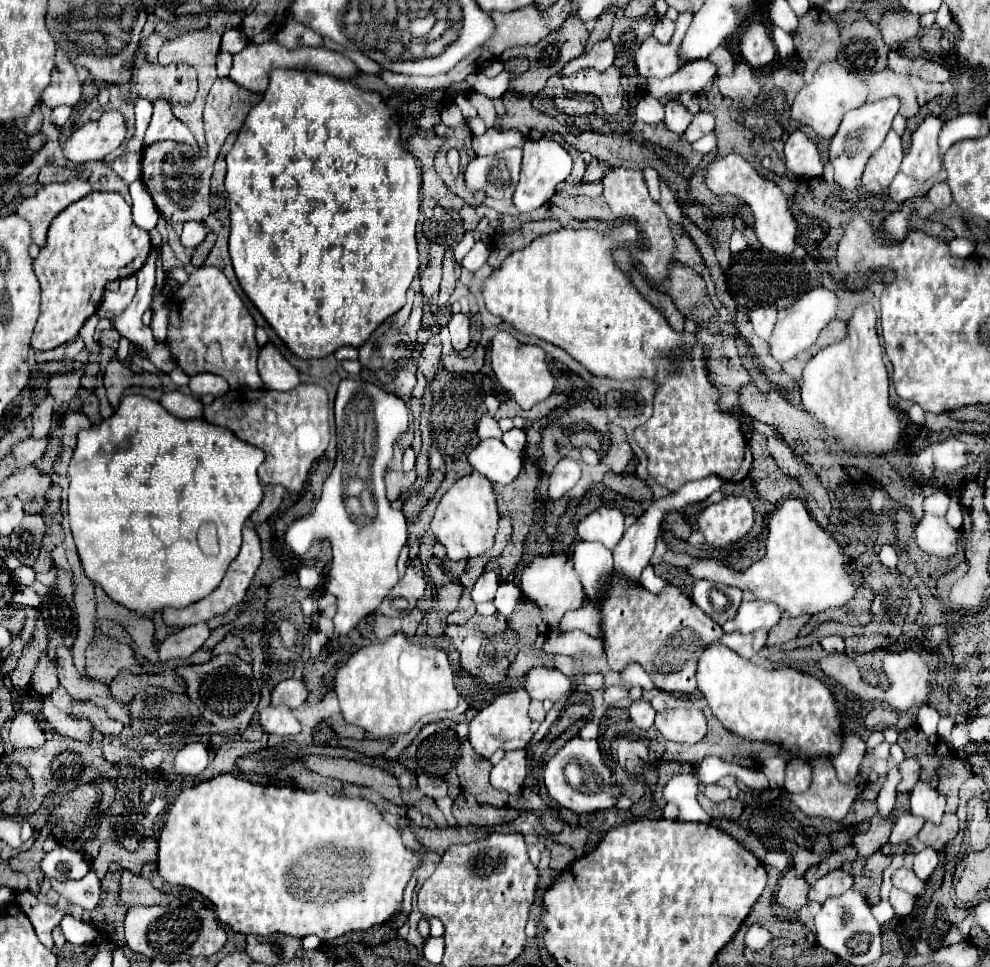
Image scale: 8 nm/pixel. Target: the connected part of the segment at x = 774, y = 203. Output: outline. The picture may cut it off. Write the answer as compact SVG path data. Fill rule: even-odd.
M729 153L723 157L717 157L709 169L705 171L703 183L707 185L707 189L719 197L723 195L737 195L741 197L753 211L755 217L755 233L757 239L761 241L761 245L777 255L791 255L795 249L795 237L797 237L797 221L791 215L787 197L783 195L783 191L773 183L763 179L741 155L737 153Z

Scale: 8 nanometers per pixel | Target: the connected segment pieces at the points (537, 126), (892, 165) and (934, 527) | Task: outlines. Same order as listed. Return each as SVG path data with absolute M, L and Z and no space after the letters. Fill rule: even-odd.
M507 93L503 103L505 103L505 115L501 117L503 129L513 129L513 125L515 125L515 129L519 129L527 139L541 139L541 137L551 135L551 133L561 135L564 141L570 139L569 133L565 135L565 127L557 119L547 117L543 113L537 113L533 109L531 99L521 95L519 105L517 105L517 95ZM511 117L517 117L517 119L513 121Z
M891 129L883 145L869 157L863 173L863 183L867 185L871 181L877 181L883 189L887 189L899 171L901 159L903 159L901 137Z
M923 517L915 527L915 539L921 551L937 557L953 557L959 547L959 531L955 531L945 519Z

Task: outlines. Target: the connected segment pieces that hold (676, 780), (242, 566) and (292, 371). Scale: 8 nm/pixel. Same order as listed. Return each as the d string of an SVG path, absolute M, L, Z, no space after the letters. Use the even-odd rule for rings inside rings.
M697 769L689 773L675 775L667 787L665 787L665 799L679 805L679 821L699 821L699 823L711 823L711 817L701 809L697 803Z
M243 527L243 547L241 547L241 553L237 555L237 559L229 565L227 569L227 575L223 579L223 583L205 599L185 607L185 609L165 609L163 611L163 619L167 625L175 625L175 627L187 627L187 625L193 625L193 623L201 623L201 621L209 621L211 617L215 615L225 615L233 605L241 603L249 585L251 585L251 579L255 577L255 571L261 563L261 543L259 543L259 537L255 533L253 527Z
M267 343L259 353L259 375L265 389L275 391L289 391L301 383L297 369L271 343Z

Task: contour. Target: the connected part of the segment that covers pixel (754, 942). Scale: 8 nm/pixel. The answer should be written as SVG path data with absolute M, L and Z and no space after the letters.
M751 925L747 935L745 935L745 943L751 951L761 951L763 947L767 947L773 941L773 935L761 927L761 925Z

